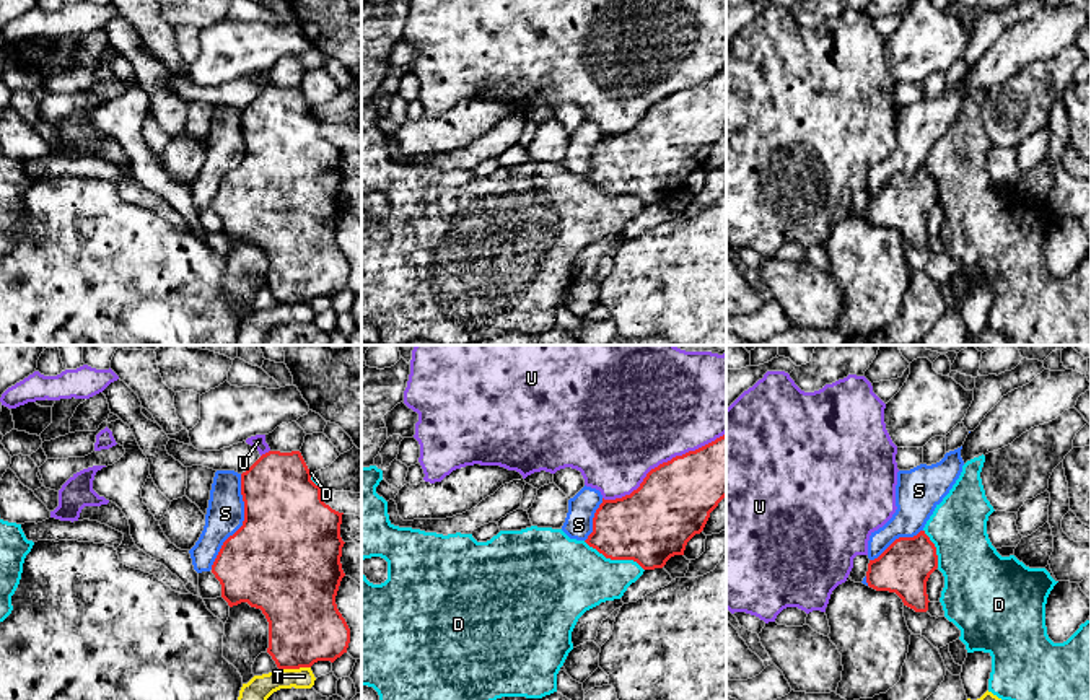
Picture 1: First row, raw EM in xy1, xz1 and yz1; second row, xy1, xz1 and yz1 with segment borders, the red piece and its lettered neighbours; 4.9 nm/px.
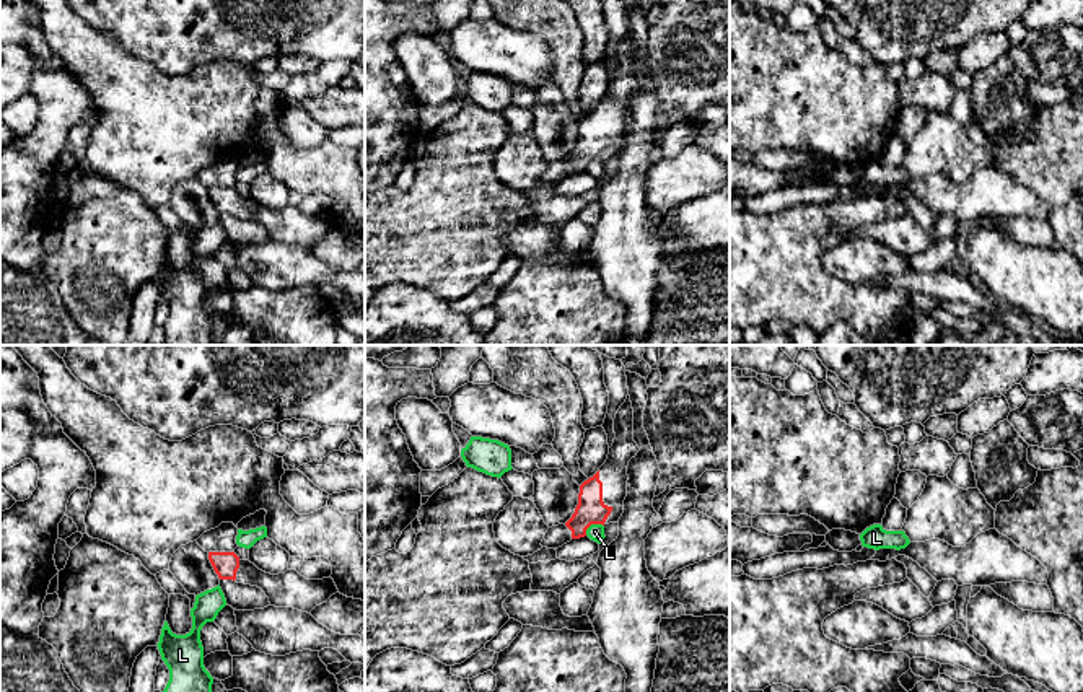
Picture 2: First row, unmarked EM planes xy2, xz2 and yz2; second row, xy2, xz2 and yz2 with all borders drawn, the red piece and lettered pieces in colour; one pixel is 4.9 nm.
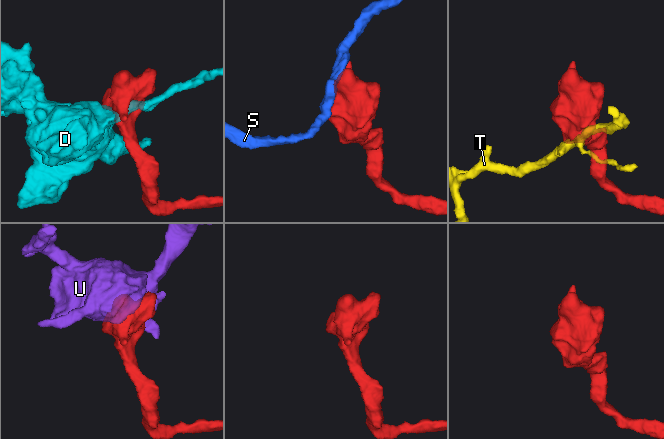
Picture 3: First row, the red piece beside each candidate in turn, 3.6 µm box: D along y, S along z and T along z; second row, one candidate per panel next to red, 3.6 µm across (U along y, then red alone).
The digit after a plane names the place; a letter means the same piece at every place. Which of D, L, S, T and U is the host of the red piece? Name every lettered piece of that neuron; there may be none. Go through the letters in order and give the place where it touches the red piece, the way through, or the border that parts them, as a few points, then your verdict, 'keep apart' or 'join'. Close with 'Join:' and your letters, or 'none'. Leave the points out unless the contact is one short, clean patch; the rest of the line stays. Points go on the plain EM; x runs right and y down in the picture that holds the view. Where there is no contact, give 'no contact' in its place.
D: xz1 (614, 194) | keep apart
L: xz2 (591, 158) | along xz2 (603, 160), (591, 160), (585, 170) | keep apart
S: xy1 (243, 157) | keep apart
T: xy1 (293, 303) | along xy1 (310, 301), (279, 305) | keep apart
U: xz1 (663, 98) | keep apart
Join: none

